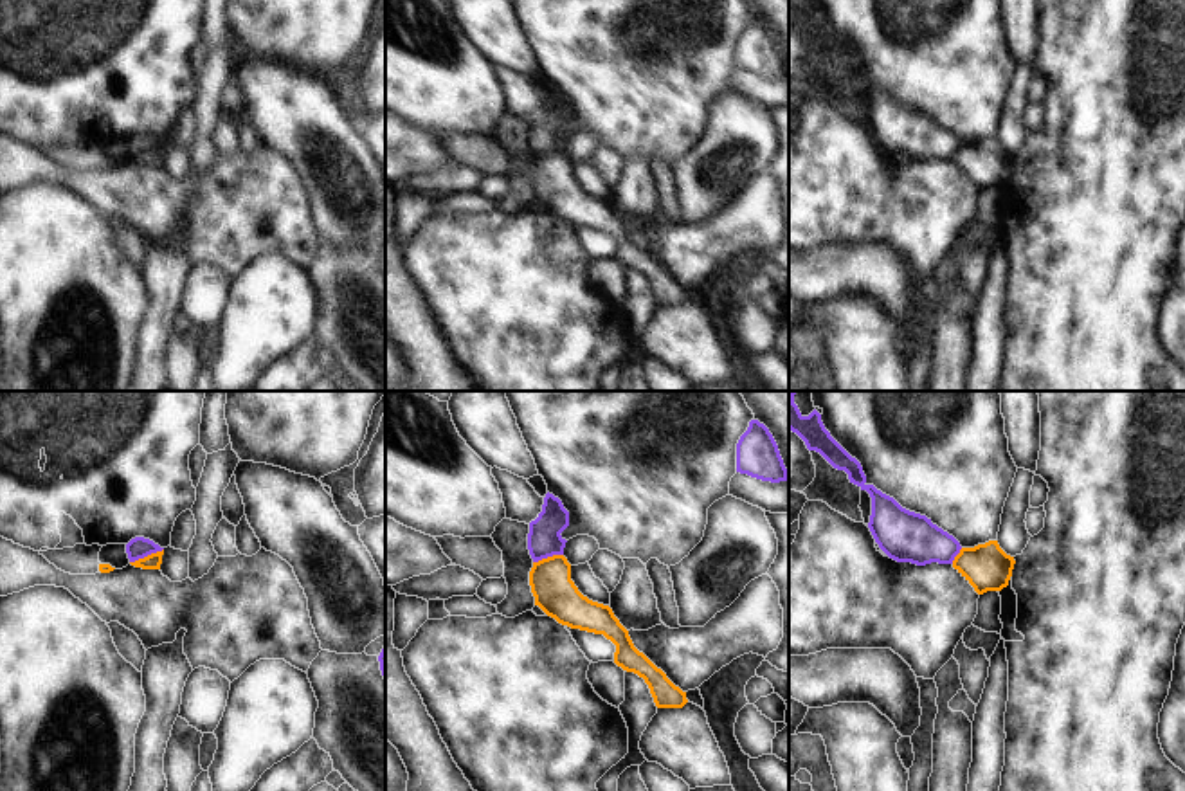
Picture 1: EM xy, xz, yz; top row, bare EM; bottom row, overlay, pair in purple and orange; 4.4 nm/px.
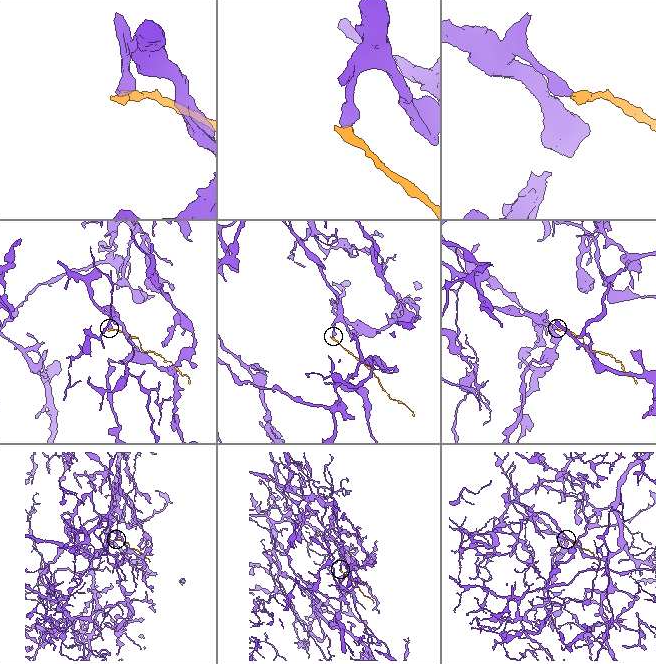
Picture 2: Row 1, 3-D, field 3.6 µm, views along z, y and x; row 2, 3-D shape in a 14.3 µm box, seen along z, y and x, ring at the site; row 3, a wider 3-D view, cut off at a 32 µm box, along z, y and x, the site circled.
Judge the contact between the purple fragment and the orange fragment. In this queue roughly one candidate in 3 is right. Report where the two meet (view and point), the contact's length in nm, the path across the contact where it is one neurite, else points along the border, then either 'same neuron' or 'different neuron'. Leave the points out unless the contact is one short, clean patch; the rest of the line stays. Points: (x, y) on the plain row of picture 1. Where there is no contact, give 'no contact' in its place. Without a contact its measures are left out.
xy (146, 152) | 170 nm | along xy (162, 145), (130, 159) | different neuron

